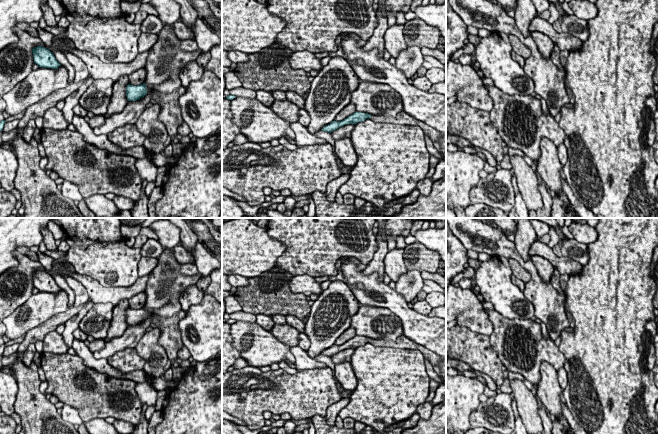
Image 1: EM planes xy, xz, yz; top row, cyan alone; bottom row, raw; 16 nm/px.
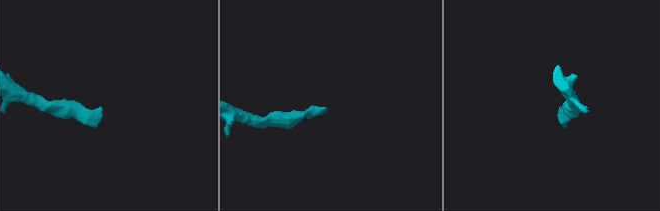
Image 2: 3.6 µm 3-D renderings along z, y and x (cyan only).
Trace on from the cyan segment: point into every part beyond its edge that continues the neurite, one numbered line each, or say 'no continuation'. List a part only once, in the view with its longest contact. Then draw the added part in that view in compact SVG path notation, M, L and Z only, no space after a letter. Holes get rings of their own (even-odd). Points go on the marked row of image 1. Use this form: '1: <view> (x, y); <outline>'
1: xy (170, 115); M154 85L146 86L147 93L151 95L151 103L160 106L159 120L165 125L171 142L178 143L178 127L182 124L183 118L179 97L186 92L186 87L179 87L171 93L158 92L154 90Z

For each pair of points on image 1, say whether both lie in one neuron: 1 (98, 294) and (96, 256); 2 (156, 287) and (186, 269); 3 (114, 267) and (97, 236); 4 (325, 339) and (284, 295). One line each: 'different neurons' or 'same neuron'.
1: different neurons
2: different neurons
3: same neuron
4: different neurons

